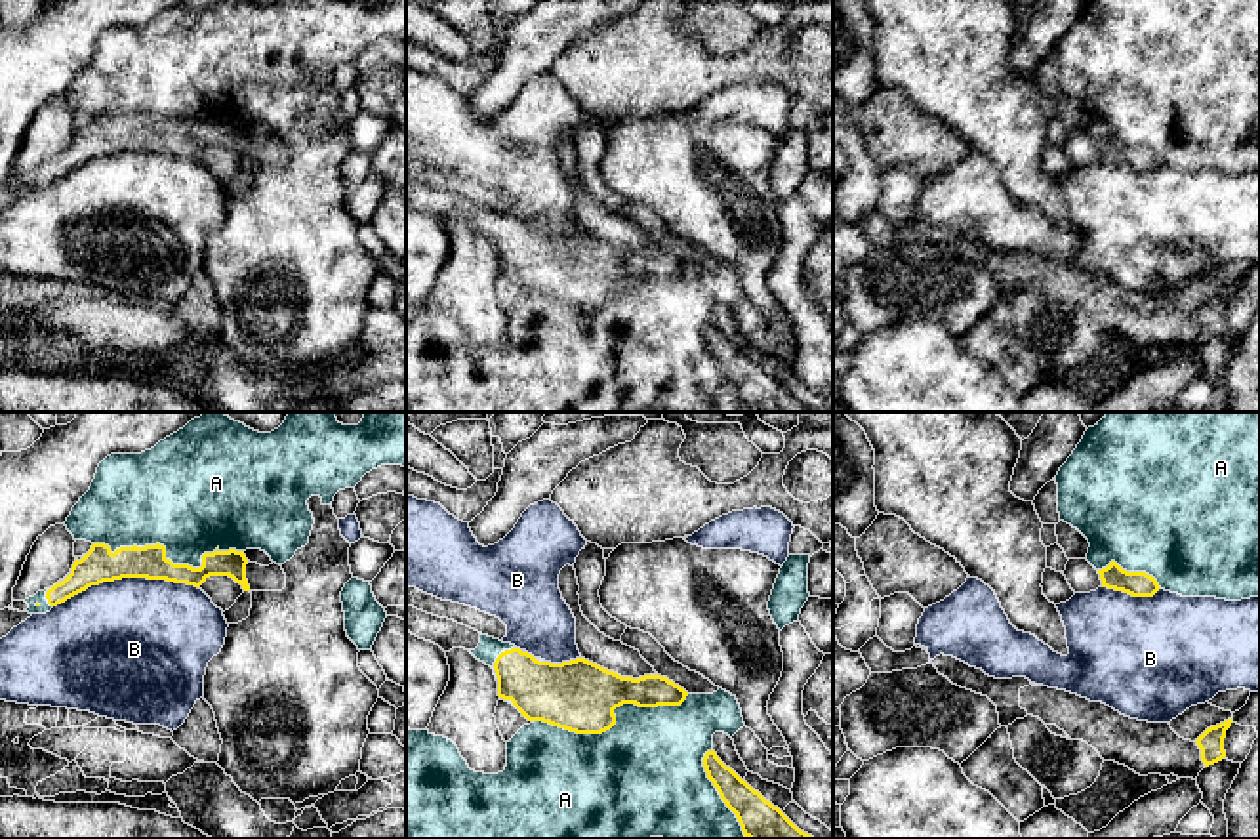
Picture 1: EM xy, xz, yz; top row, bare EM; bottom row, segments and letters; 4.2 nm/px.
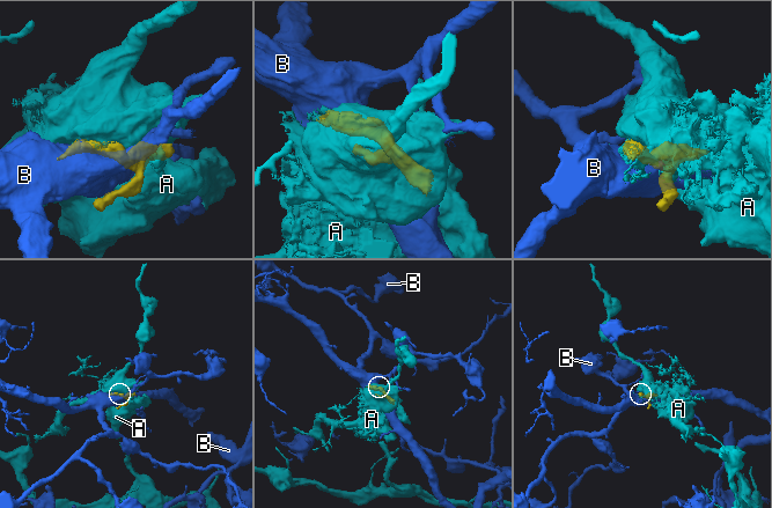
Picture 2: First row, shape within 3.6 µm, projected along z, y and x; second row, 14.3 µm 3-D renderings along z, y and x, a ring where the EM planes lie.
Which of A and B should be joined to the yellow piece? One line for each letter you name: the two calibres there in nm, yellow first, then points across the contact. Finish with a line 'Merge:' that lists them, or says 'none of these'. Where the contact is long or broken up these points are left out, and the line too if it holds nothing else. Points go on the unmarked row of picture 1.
Merge: none of these

